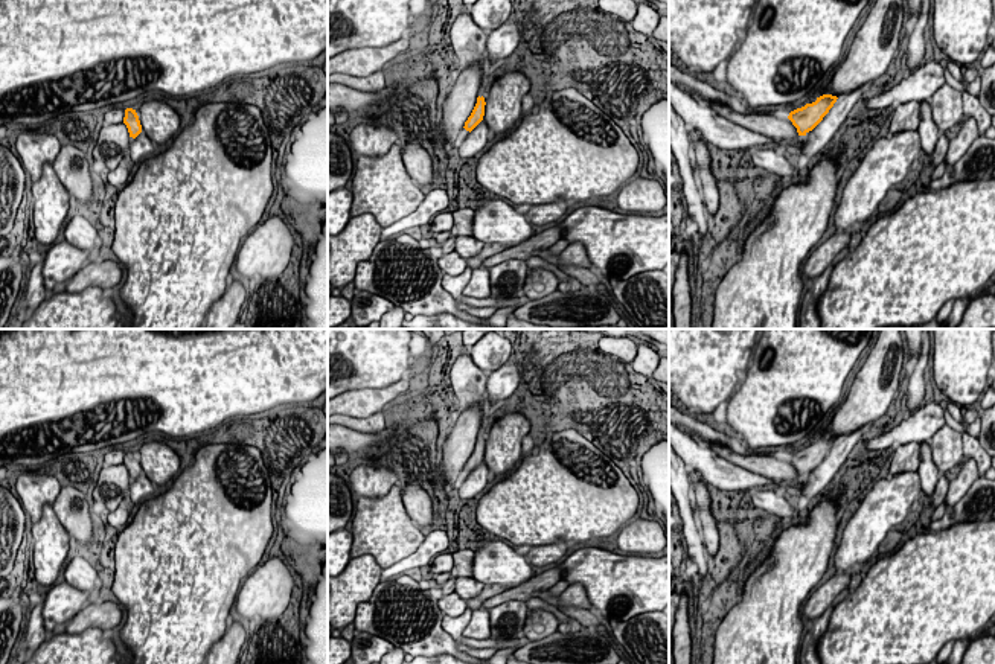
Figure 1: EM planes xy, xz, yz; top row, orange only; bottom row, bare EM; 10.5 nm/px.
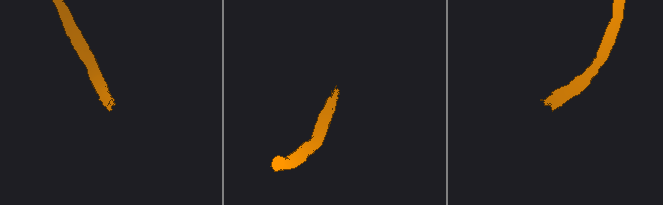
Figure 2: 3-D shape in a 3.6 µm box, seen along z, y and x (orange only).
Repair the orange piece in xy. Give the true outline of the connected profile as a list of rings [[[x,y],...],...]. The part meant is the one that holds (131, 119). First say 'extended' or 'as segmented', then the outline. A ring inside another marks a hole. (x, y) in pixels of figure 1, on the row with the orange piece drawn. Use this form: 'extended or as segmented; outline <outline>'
as segmented; outline [[[126,108],[123,123],[128,128],[130,137],[136,139],[142,132],[142,125],[136,110]]]

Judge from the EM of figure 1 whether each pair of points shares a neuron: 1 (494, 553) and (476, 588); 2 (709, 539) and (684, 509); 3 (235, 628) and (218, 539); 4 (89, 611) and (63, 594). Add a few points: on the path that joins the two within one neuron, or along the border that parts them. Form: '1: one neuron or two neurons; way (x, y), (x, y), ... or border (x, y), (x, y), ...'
1: two neurons; border (471, 577), (483, 585)
2: two neurons; border (692, 492), (692, 512), (707, 555)
3: two neurons; border (230, 619), (226, 632), (211, 648)
4: two neurons; border (87, 602), (66, 625)

